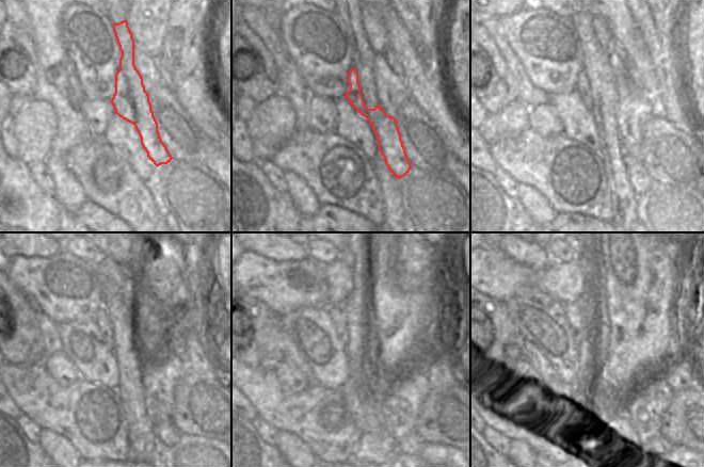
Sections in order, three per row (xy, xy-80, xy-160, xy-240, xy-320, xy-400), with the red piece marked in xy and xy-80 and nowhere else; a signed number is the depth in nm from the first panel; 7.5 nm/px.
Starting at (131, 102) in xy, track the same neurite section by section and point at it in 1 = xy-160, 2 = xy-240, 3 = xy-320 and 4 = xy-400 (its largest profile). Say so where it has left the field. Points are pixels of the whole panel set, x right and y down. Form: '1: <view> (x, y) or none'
1: xy-160 (639, 178)
2: xy-240 (168, 434)
3: xy-320 (412, 444)
4: xy-400 (656, 449)

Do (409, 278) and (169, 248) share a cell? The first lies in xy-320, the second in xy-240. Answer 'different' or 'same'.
same

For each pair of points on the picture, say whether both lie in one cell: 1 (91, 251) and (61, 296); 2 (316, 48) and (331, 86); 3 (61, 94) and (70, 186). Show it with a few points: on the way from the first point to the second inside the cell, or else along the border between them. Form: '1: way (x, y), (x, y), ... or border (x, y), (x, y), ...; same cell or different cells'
1: border (68, 251), (94, 263); different cells
2: way (323, 58), (324, 70), (328, 77); same cell
3: way (65, 116), (65, 140), (60, 146), (60, 163); same cell

